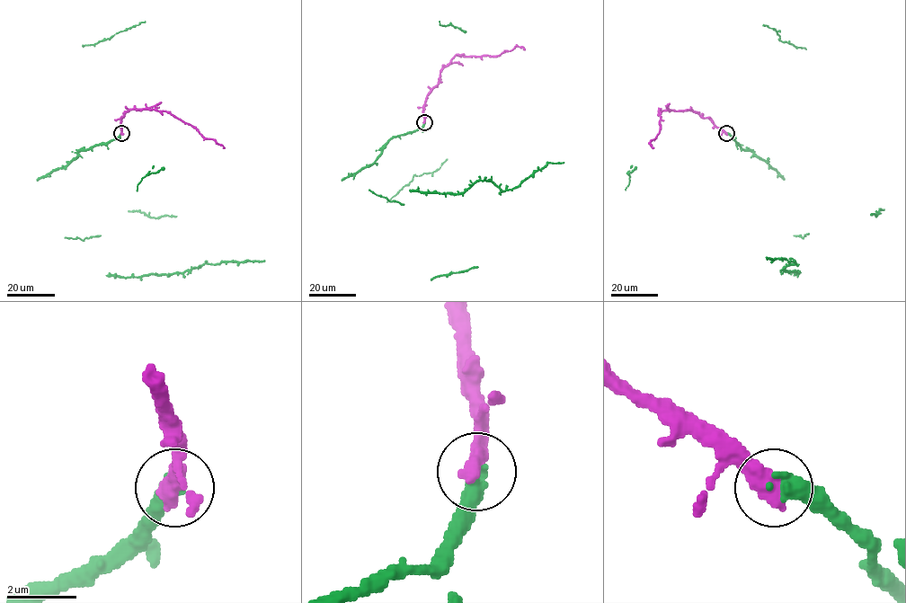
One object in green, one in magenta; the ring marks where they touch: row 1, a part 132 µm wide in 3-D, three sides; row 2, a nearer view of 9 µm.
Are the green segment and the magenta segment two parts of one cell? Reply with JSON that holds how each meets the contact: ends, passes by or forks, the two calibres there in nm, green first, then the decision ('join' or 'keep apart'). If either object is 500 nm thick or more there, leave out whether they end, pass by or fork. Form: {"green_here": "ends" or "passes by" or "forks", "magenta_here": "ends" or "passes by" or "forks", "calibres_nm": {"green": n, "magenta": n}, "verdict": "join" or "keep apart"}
{"calibres_nm": {"green": 190, "magenta": 550}, "verdict": "join"}

